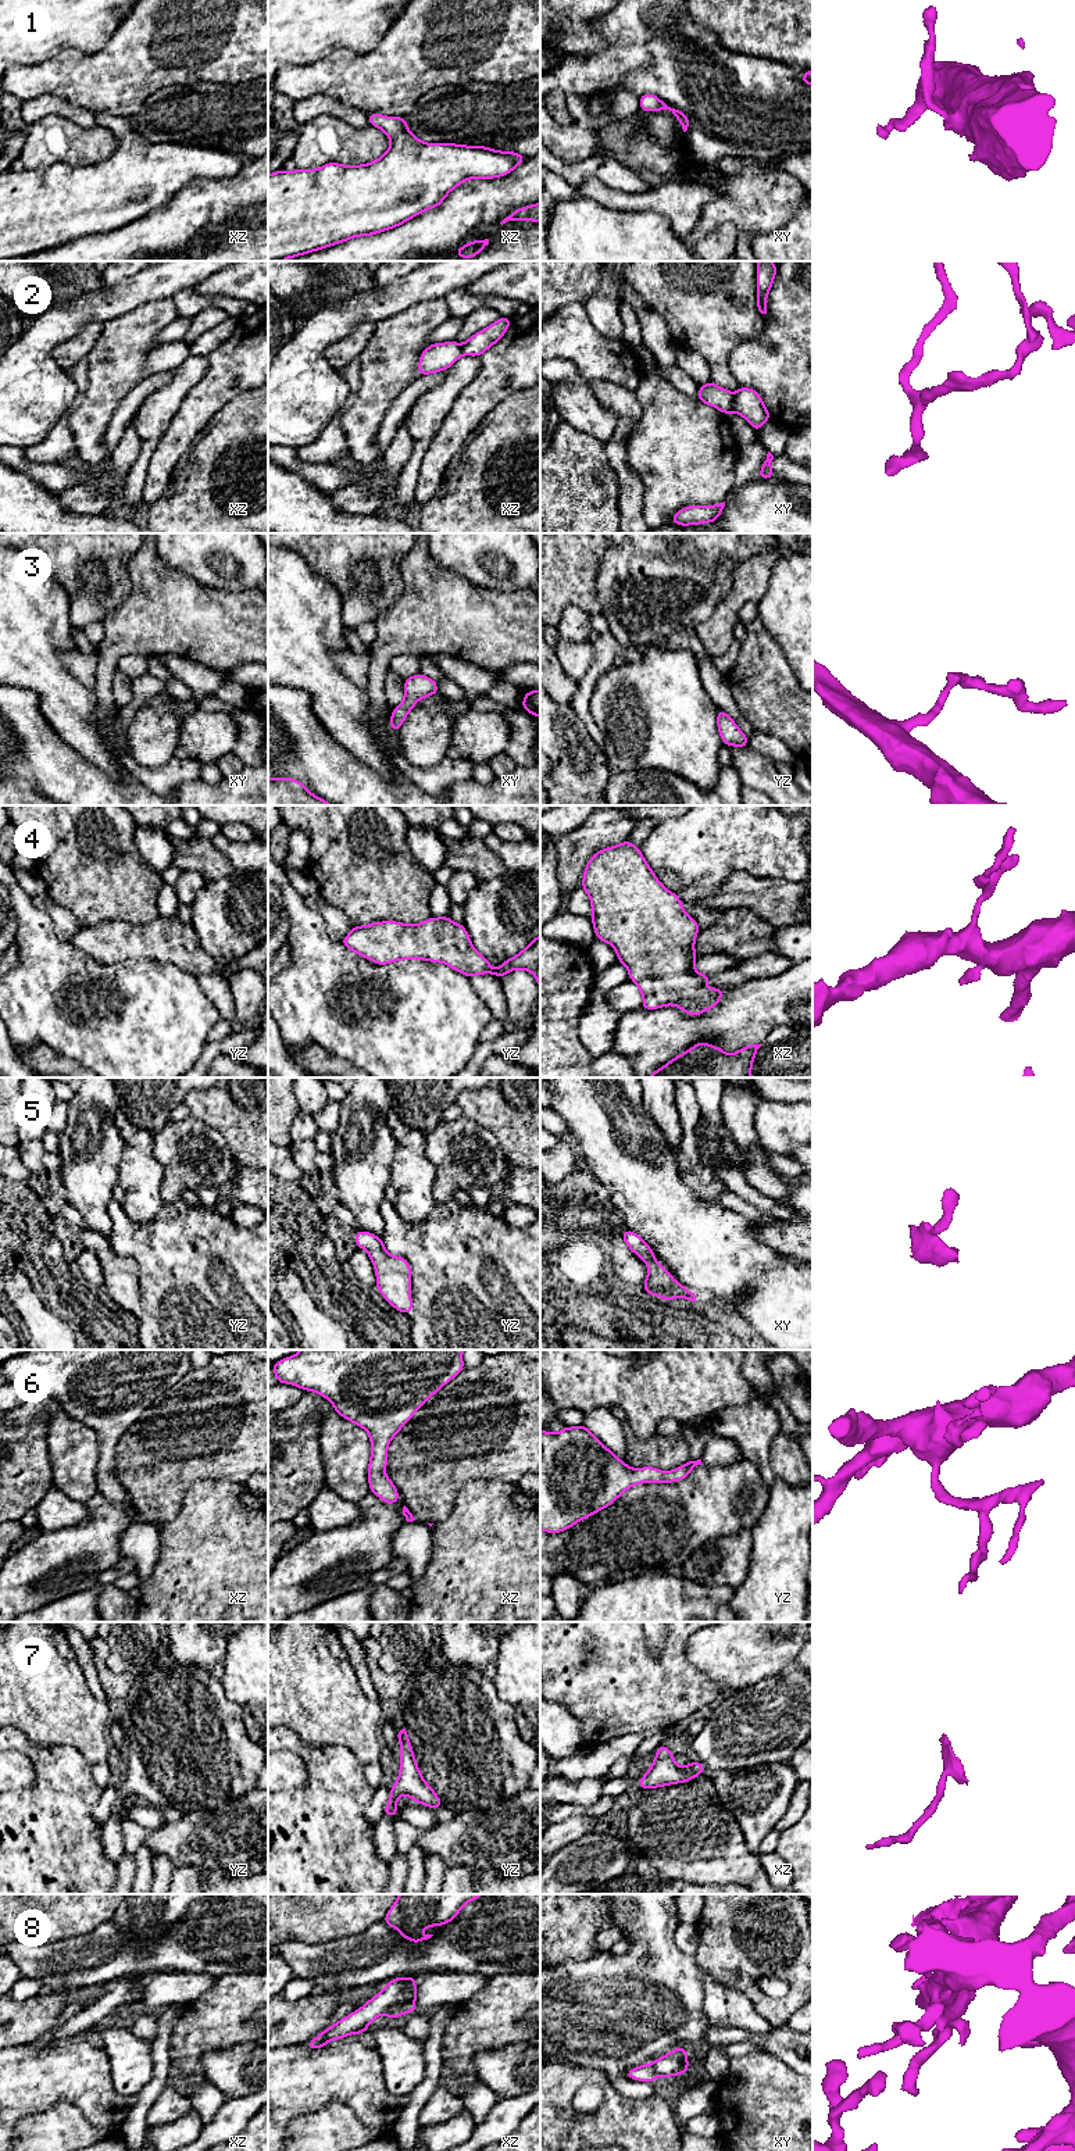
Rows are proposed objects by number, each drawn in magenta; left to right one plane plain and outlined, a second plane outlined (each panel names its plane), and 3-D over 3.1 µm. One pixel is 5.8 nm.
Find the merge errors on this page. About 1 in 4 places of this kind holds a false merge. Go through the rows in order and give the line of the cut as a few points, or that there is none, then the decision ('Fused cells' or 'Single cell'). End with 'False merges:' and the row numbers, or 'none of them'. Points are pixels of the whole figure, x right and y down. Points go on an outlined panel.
1: No split. Single cell
2: No split. Single cell
3: No split. Single cell
4: No split. Single cell
5: No split. Single cell
6: No split. Single cell
7: No split. Single cell
8: No split. Single cell
False merges: none of them

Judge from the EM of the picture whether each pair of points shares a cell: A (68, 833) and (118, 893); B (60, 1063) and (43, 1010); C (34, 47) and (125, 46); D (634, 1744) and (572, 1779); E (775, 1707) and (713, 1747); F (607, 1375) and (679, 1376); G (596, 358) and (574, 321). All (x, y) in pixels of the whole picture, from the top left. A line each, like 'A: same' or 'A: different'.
A: same
B: different
C: different
D: same
E: same
F: same
G: same

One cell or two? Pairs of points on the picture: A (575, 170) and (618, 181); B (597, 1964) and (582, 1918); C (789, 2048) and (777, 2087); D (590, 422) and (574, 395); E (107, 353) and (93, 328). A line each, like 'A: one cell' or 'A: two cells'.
A: one cell
B: two cells
C: two cells
D: one cell
E: two cells

